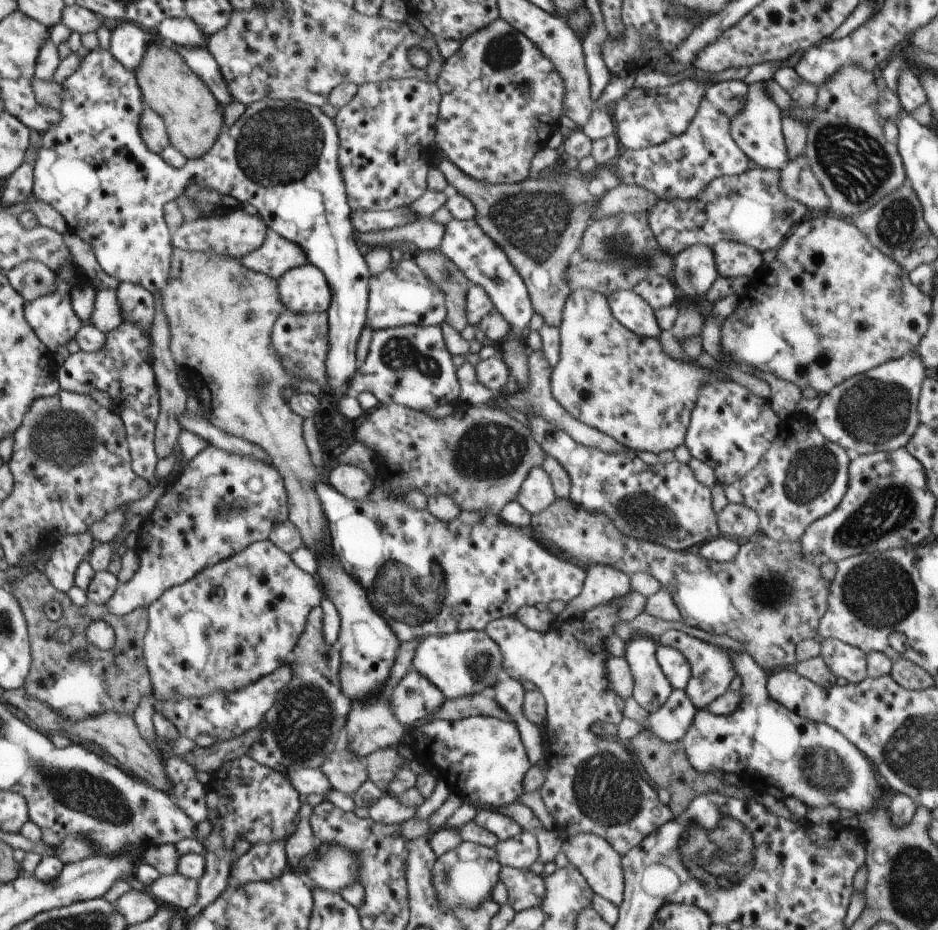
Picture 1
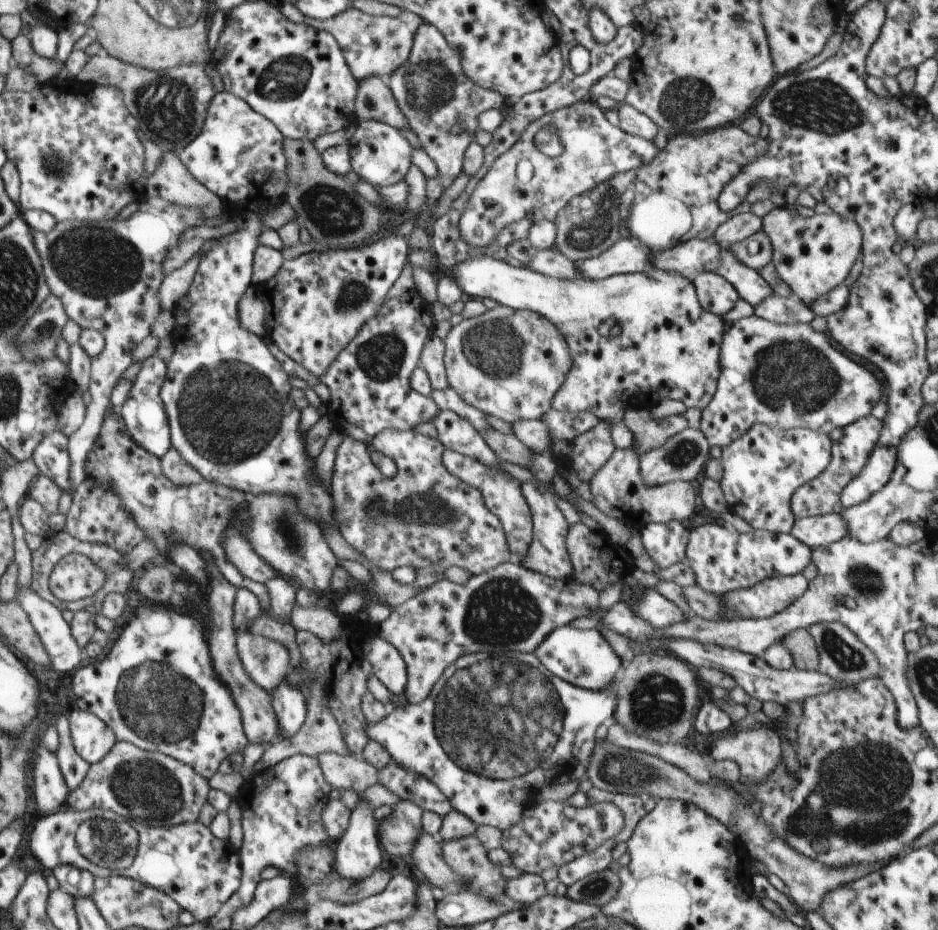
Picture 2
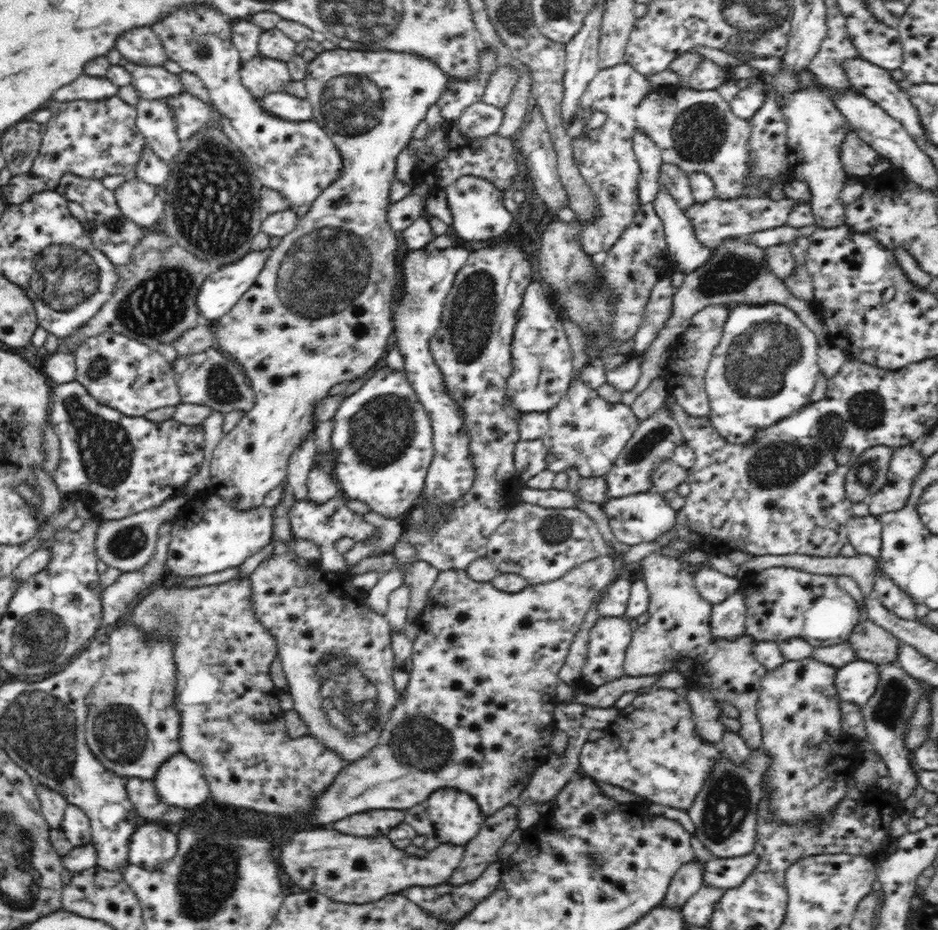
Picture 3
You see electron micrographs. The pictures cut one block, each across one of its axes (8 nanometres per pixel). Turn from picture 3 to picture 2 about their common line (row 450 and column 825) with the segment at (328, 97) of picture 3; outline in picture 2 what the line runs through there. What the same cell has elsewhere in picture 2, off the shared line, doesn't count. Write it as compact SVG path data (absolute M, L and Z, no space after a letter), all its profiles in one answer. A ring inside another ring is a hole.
M774 207L763 219L763 231L770 237L773 246L773 263L781 279L790 286L793 297L806 306L824 297L836 288L847 276L854 262L863 252L863 232L855 220L840 216L832 211L828 214L804 217L792 214L791 207Z

